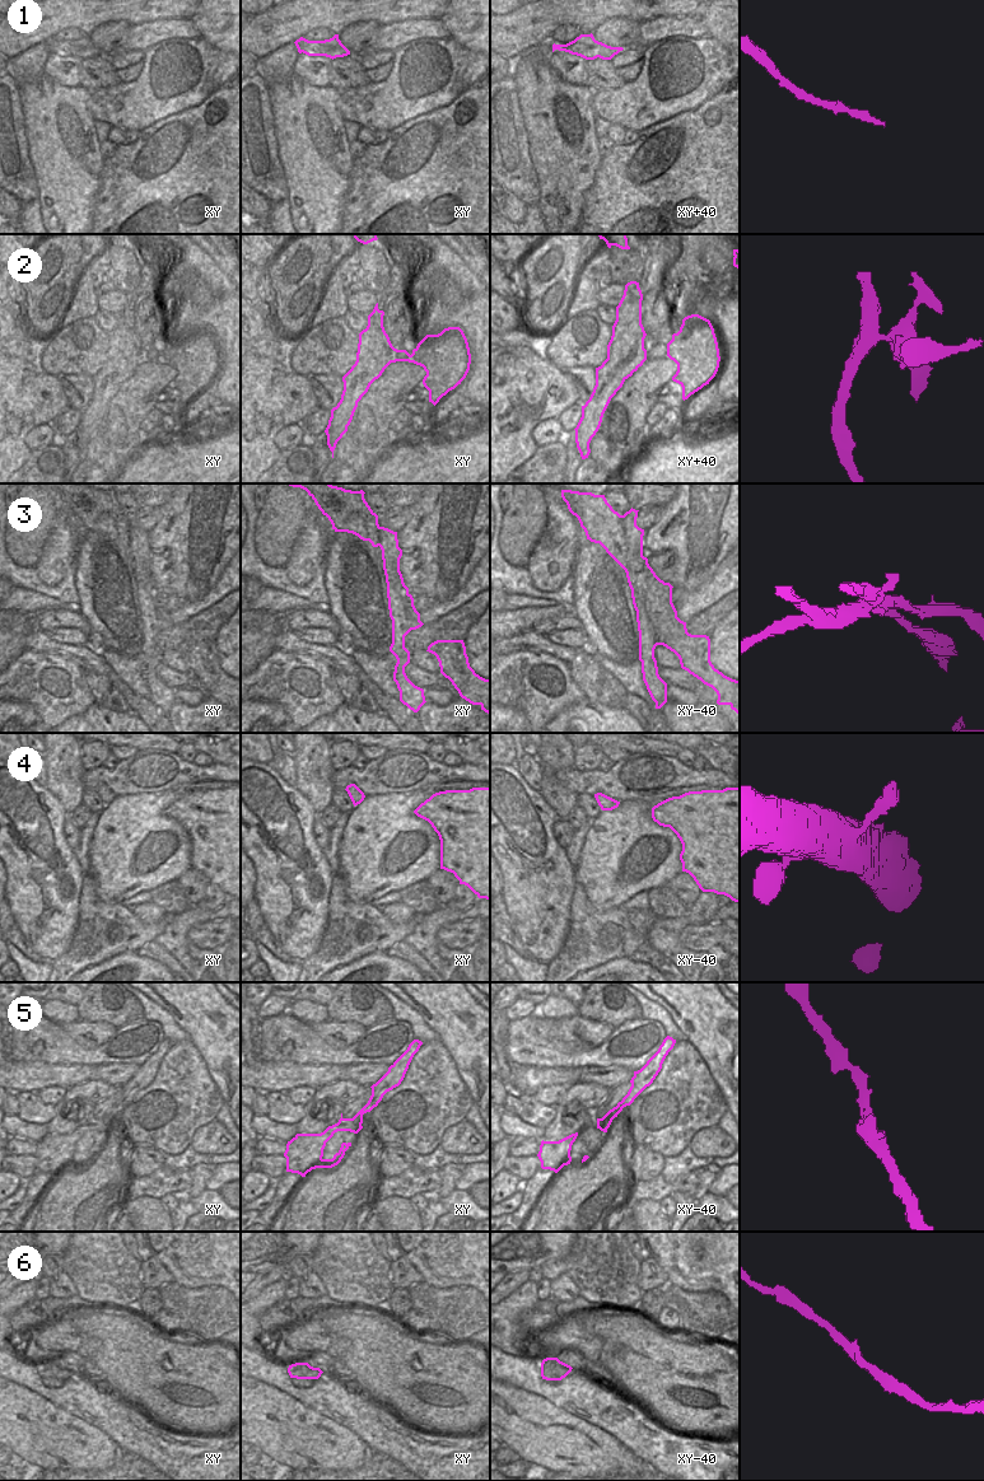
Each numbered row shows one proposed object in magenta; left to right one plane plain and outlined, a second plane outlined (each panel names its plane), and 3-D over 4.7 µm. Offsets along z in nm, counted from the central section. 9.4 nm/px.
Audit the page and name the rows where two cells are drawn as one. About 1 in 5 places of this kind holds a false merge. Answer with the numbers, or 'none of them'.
2, 3

